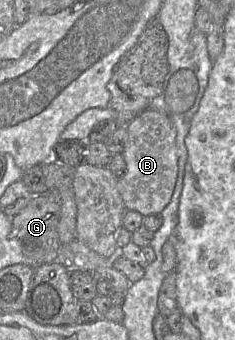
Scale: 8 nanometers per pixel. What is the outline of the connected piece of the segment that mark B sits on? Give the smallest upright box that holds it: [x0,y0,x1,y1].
[118,108,178,216]

